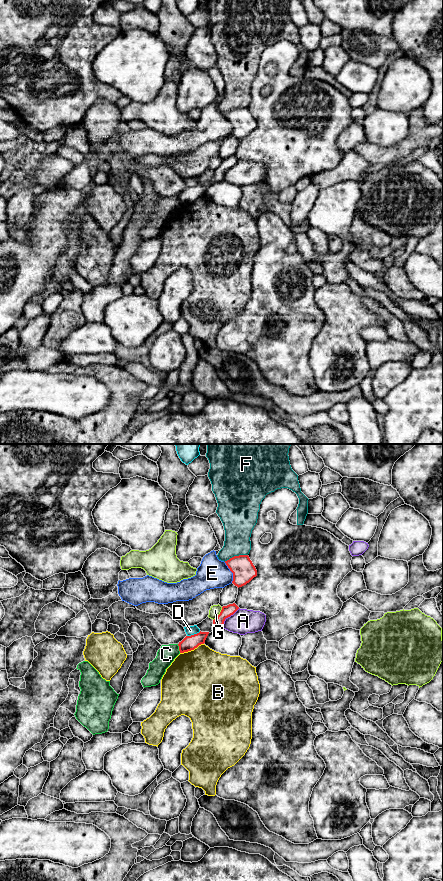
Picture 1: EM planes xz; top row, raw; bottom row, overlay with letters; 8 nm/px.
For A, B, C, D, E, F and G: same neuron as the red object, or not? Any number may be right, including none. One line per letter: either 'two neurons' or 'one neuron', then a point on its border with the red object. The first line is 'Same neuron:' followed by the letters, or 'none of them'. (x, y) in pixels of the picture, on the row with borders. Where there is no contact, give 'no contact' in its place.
Same neuron: none of them
A: two neurons; contact xz (228, 616)
B: two neurons; contact xz (191, 649)
C: two neurons; contact xz (179, 648)
D: two neurons; contact xz (194, 634)
E: two neurons; contact xz (231, 571)
F: two neurons; contact xz (235, 556)
G: two neurons; contact xz (219, 614)

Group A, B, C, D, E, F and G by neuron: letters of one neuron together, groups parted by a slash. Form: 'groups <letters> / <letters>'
groups A / B / C / D / E / F / G

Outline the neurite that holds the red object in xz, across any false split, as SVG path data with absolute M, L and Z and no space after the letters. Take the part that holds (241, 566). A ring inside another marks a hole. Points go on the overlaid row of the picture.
M248 555L234 556L225 563L233 573L232 583L238 588L246 585L257 576L257 570Z

